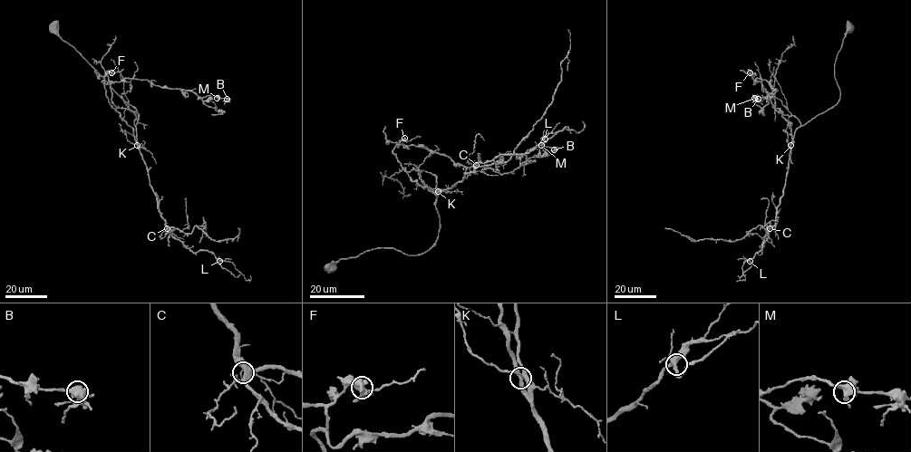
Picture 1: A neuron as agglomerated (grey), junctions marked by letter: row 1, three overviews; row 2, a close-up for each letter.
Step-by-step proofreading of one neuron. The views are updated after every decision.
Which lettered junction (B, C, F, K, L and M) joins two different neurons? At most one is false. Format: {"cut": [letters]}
{"cut": []}

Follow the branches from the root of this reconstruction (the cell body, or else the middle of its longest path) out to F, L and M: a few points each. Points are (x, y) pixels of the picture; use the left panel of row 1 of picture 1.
F: (53, 27), (62, 40), (136, 110), (138, 120), (135, 136), (105, 95), (102, 81), (111, 72)
L: (53, 27), (137, 111), (138, 149), (167, 230), (193, 252), (211, 252), (219, 261)
M: (53, 27), (136, 110), (135, 125), (121, 94), (130, 90), (132, 79), (217, 98)

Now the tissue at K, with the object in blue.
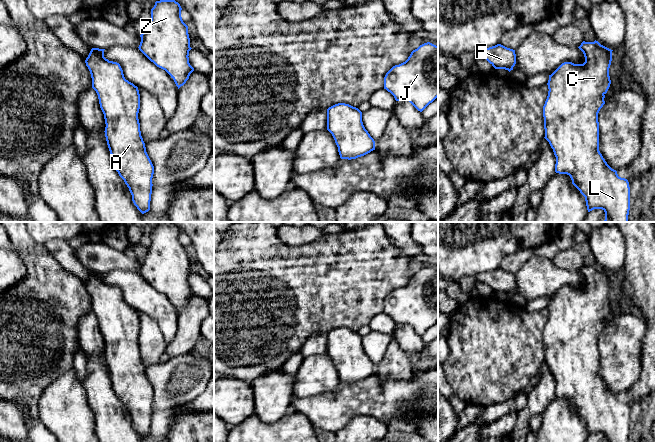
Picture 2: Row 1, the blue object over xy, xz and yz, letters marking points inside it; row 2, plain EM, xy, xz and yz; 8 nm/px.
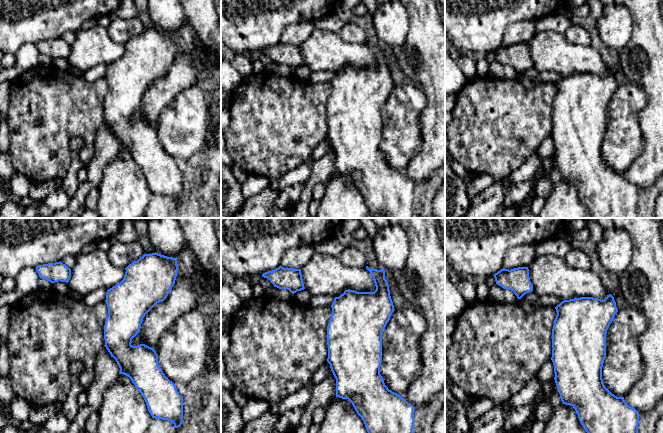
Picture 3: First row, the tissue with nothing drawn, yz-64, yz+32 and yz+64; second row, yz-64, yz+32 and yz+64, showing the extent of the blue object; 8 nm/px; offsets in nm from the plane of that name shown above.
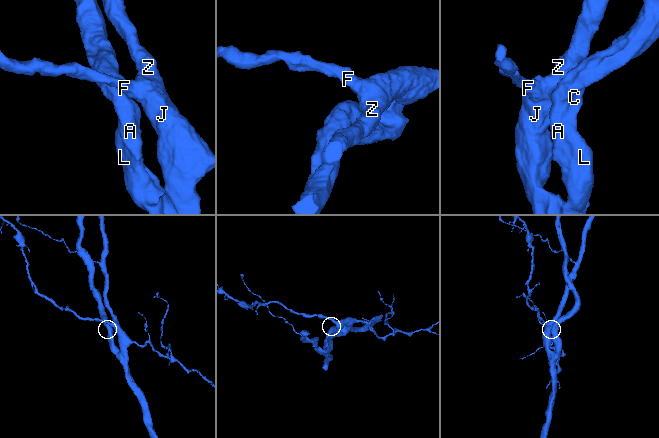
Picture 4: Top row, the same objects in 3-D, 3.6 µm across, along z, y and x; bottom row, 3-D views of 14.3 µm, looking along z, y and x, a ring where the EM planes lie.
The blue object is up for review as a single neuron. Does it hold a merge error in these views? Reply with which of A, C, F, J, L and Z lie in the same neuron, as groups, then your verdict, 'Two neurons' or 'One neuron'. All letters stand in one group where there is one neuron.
Groups: A C F J L Z. One neuron

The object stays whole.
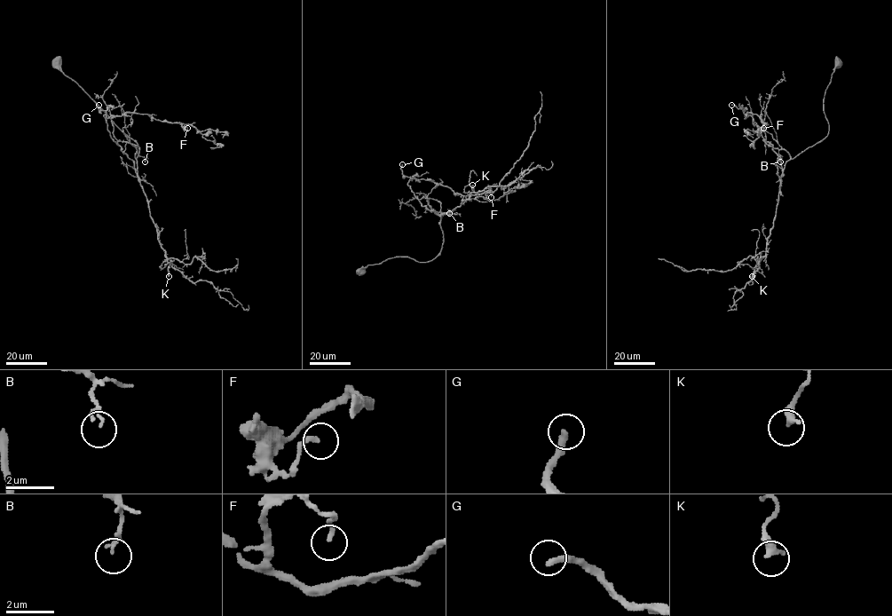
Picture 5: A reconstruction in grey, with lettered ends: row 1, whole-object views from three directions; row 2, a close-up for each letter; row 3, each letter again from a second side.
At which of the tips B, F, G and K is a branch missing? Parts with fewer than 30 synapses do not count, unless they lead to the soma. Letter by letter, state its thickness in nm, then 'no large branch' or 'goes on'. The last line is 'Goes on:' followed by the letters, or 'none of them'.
B: calibre 100 nm; no large branch
F: calibre 160 nm; no large branch
G: calibre 280 nm; goes on
K: calibre 360 nm; no large branch
Goes on: G

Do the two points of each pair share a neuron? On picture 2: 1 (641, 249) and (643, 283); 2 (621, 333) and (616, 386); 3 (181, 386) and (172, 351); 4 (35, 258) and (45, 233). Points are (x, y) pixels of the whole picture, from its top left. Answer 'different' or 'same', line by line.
1: same
2: same
3: different
4: different

